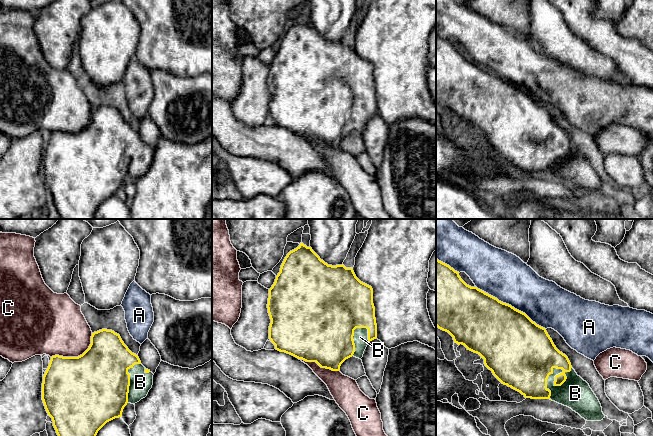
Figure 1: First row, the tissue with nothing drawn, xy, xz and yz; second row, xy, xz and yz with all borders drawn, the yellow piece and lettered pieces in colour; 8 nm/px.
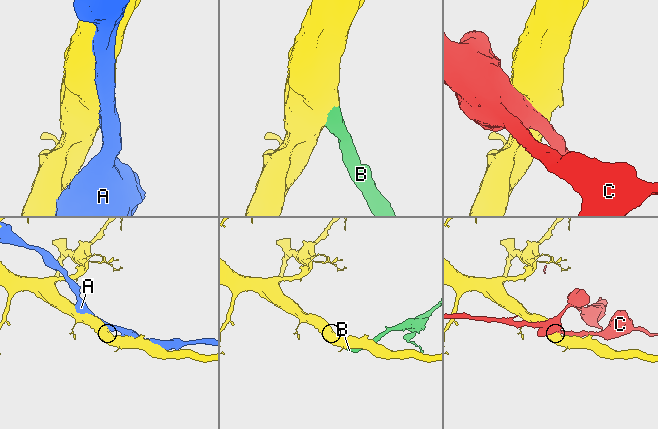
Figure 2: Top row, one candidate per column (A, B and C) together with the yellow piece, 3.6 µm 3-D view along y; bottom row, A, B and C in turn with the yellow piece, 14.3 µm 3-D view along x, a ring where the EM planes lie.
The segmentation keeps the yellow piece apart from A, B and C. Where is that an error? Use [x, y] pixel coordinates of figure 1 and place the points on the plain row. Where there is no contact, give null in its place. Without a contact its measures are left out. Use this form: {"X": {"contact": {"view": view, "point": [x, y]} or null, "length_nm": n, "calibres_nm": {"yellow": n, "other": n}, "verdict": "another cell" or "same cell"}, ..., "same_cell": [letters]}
{"A": {"contact": {"view": "yz", "point": [516, 85]}, "length_nm": 550, "calibres_nm": {"yellow": 500, "other": 360}, "verdict": "another cell"}, "B": {"contact": {"view": "yz", "point": [550, 149]}, "length_nm": 320, "calibres_nm": {"yellow": 500, "other": 240}, "verdict": "same cell"}, "C": {"contact": {"view": "xy", "point": [76, 133]}, "length_nm": 380, "calibres_nm": {"yellow": 500, "other": 400}, "verdict": "another cell"}, "same_cell": ["B"]}

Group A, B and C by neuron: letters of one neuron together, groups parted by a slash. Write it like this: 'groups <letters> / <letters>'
groups A / B / C

